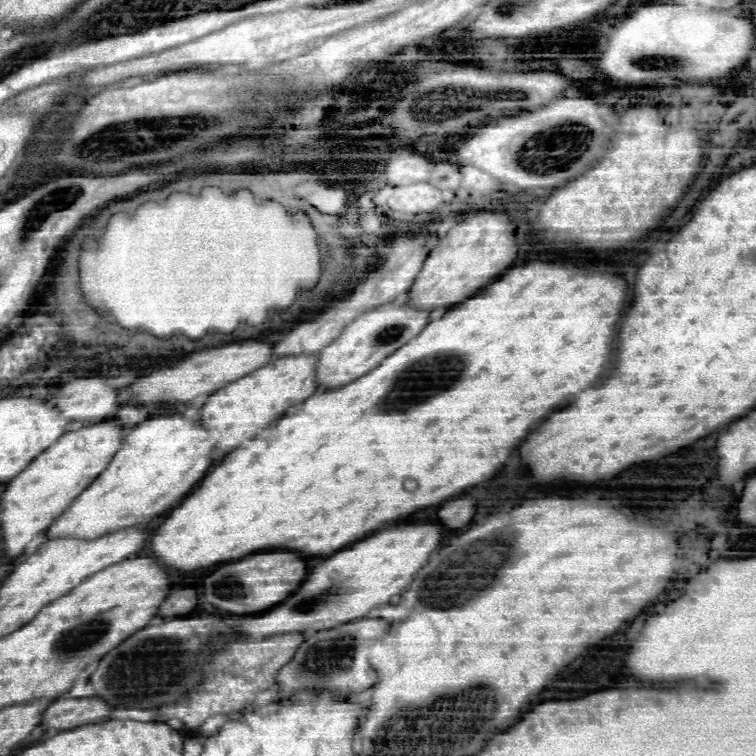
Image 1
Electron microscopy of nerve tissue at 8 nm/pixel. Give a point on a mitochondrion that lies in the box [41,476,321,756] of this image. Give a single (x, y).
(162, 659)

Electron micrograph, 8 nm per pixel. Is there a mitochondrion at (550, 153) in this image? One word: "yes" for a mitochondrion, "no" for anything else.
yes

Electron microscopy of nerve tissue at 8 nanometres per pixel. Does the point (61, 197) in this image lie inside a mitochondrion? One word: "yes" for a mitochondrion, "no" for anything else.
yes

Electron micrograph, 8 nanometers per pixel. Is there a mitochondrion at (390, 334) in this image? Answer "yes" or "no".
yes

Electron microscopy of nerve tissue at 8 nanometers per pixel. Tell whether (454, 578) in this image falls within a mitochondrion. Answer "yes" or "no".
yes

